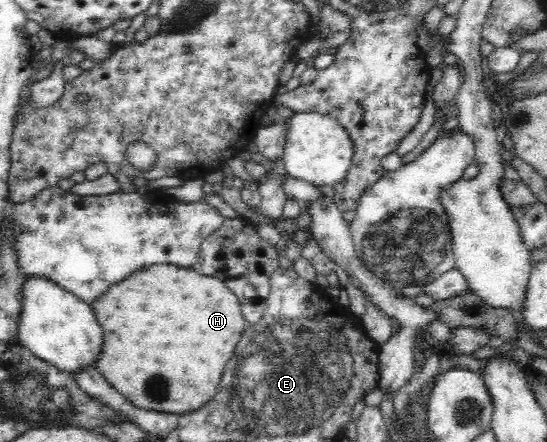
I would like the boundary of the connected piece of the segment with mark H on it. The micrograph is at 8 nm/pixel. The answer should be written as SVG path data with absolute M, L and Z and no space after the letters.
M153 265L141 271L133 272L130 277L110 286L101 298L97 298L97 302L93 302L91 307L105 336L105 344L103 344L99 360L96 362L96 369L133 406L143 410L168 412L178 415L201 408L201 406L209 402L217 394L217 386L221 382L221 372L227 366L229 358L233 356L233 350L235 350L235 346L237 346L237 342L239 342L239 338L243 334L243 326L245 326L245 318L241 314L241 306L239 306L237 296L231 292L231 289L226 284L223 284L221 279L199 274L192 268L181 268L175 265Z

